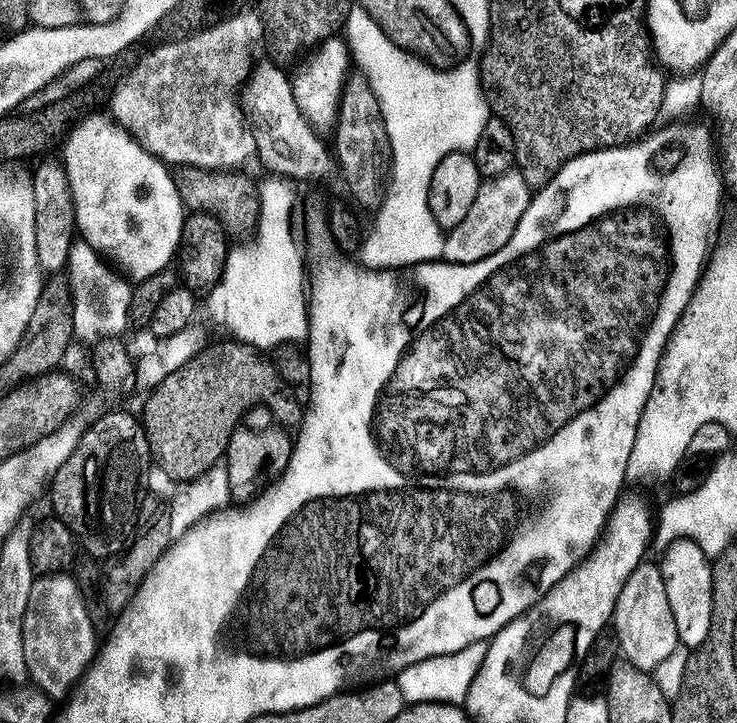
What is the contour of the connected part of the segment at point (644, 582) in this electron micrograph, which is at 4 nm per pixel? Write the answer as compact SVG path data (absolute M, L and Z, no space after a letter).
M643 562L631 574L615 608L612 622L614 629L616 628L620 648L627 658L625 661L640 672L656 673L655 671L664 665L677 649L679 650L681 643L678 626L674 619L674 612L670 608L669 594L666 593L663 571L659 565L654 566L649 562Z

